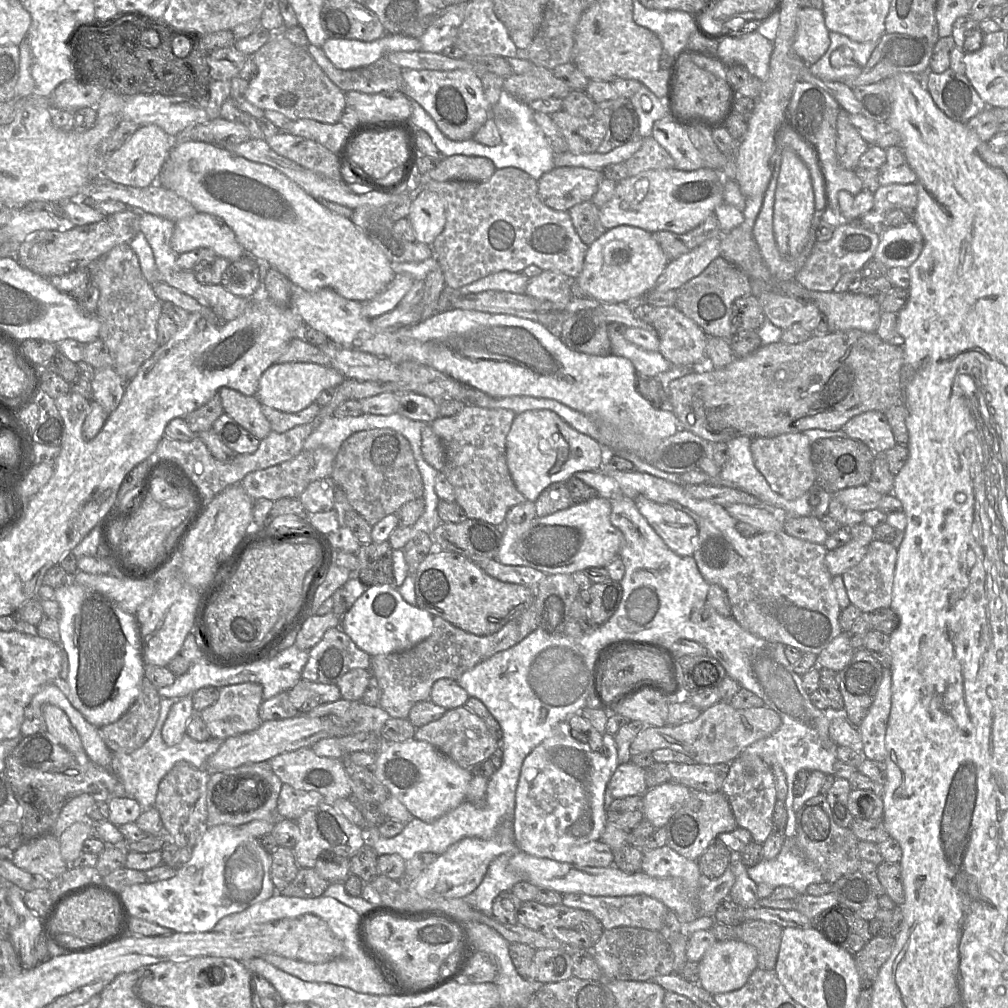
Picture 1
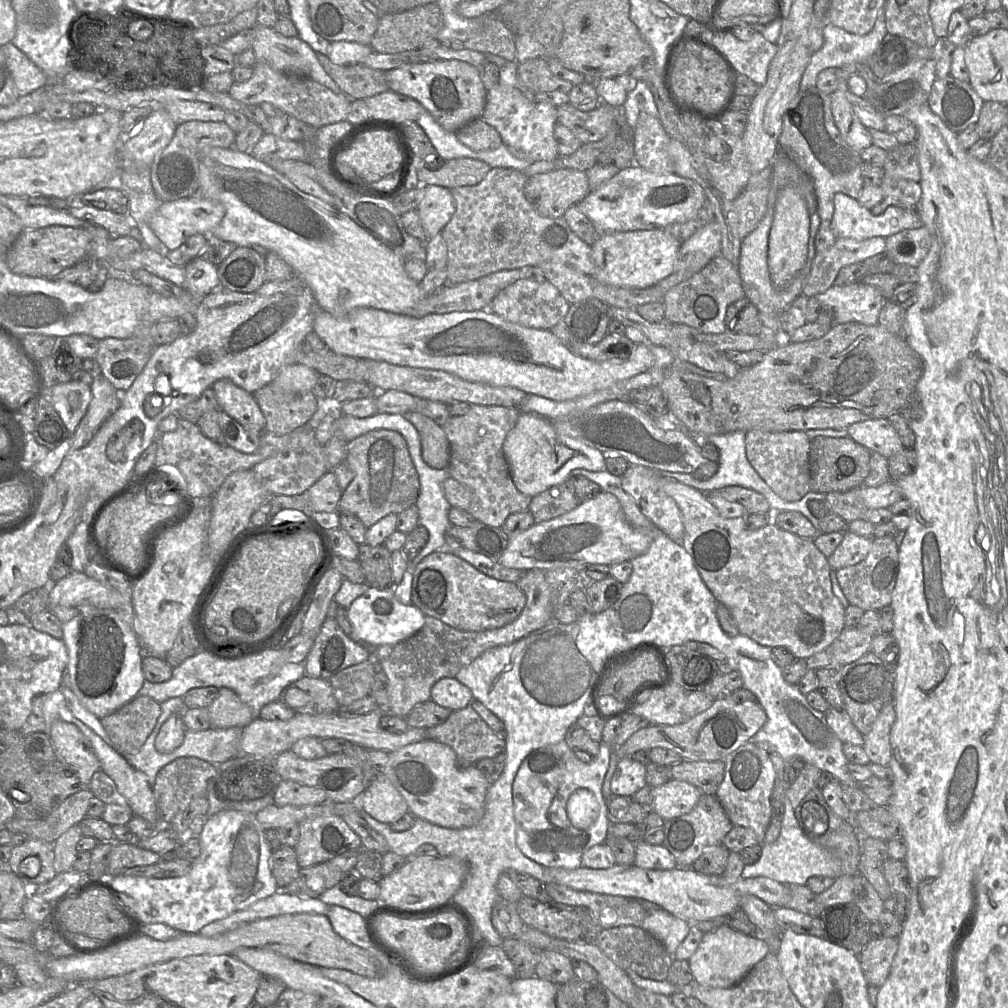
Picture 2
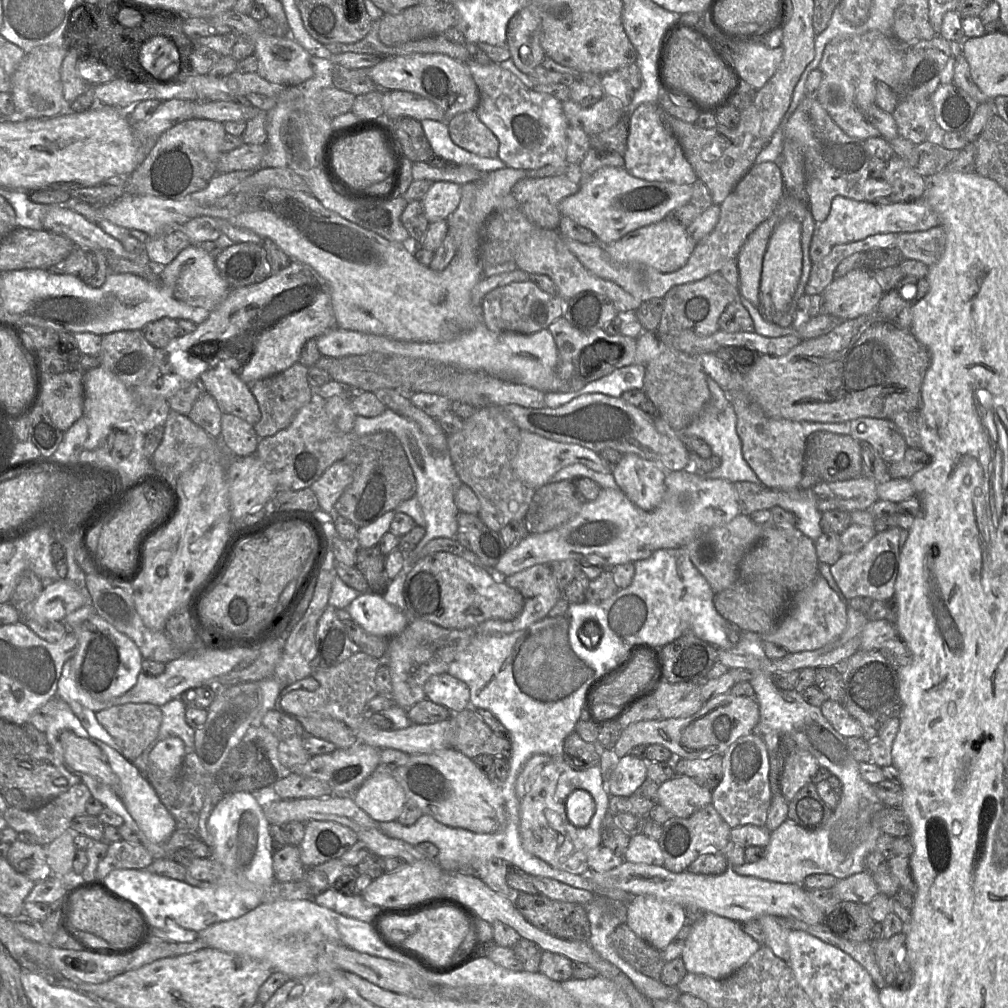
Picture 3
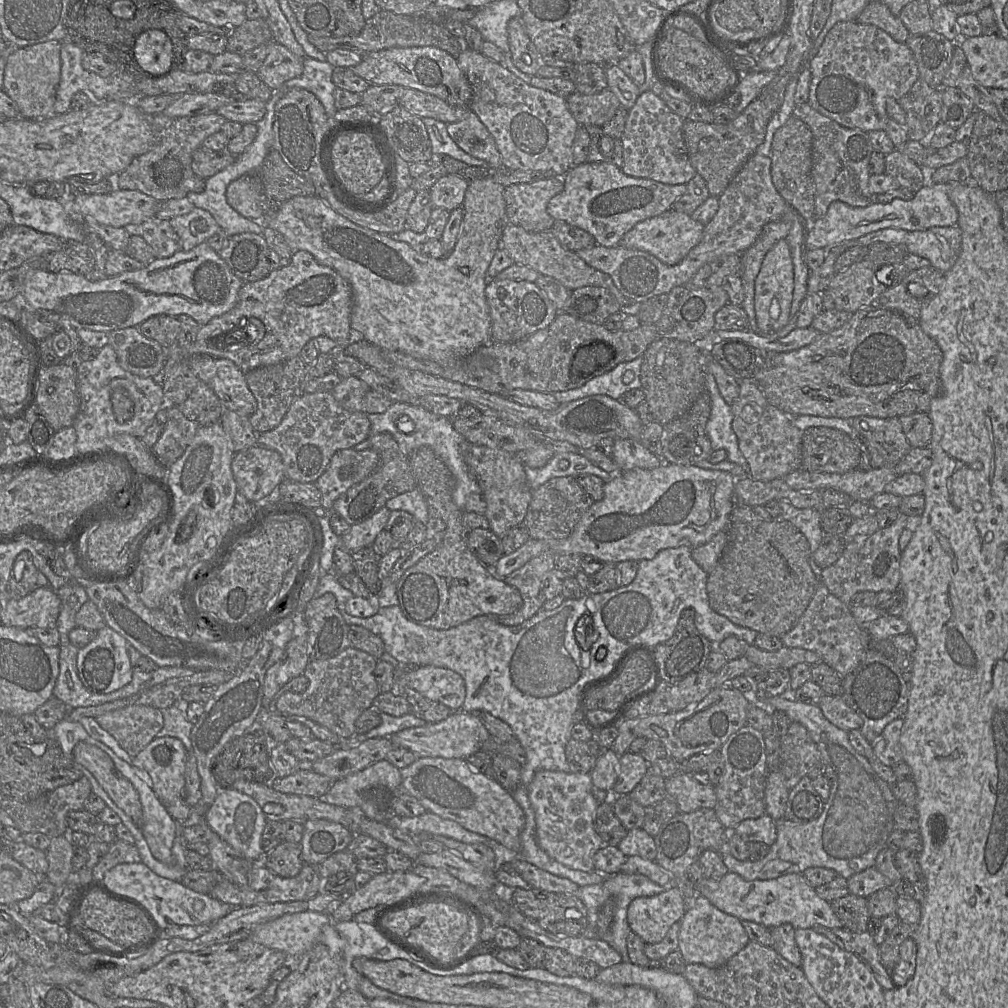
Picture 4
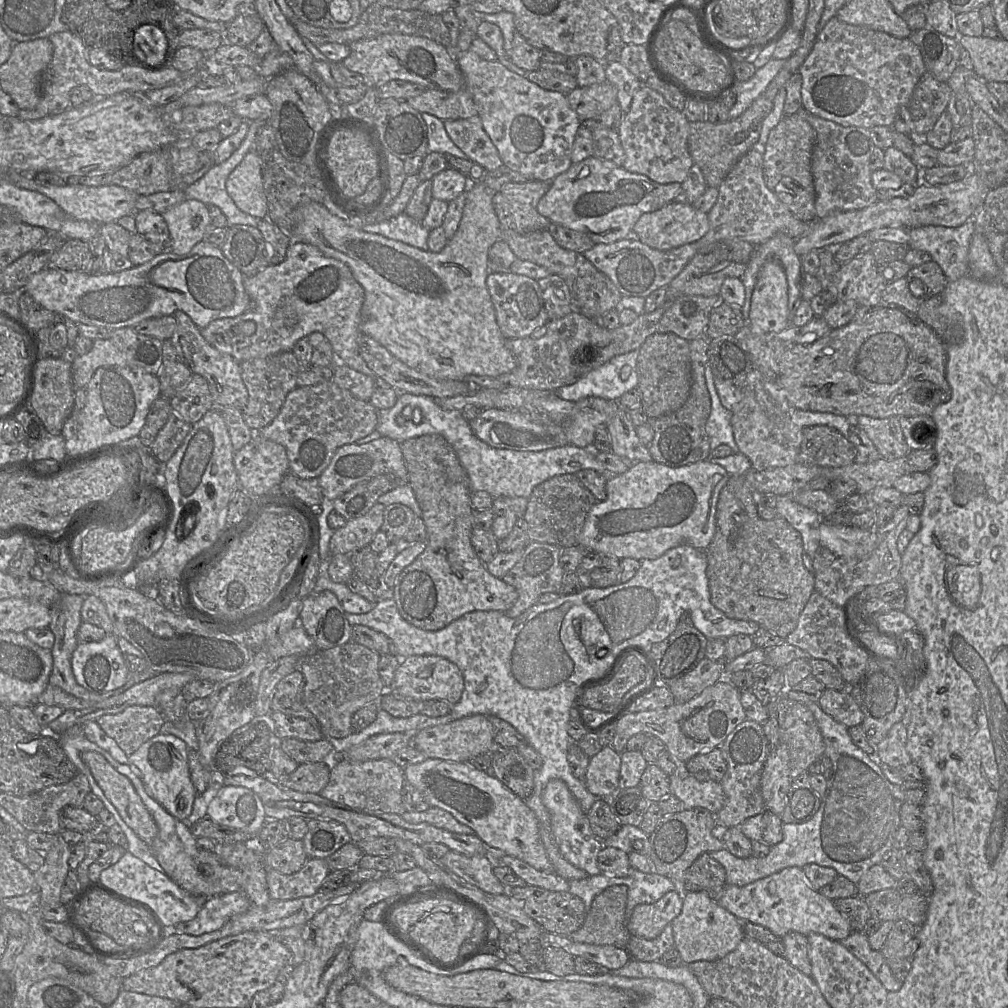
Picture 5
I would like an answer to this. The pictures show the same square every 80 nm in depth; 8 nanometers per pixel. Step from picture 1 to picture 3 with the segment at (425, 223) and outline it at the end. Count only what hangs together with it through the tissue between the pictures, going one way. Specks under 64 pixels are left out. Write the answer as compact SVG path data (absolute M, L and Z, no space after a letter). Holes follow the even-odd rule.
M447 181L433 182L421 199L429 223L447 219L461 200L461 186Z

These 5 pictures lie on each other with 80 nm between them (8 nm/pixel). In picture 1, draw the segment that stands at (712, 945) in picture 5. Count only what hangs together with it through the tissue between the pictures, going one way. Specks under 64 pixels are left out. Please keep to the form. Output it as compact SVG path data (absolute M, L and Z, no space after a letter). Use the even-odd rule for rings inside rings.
M716 941L699 962L699 985L711 995L741 989L758 968L757 950L741 941Z

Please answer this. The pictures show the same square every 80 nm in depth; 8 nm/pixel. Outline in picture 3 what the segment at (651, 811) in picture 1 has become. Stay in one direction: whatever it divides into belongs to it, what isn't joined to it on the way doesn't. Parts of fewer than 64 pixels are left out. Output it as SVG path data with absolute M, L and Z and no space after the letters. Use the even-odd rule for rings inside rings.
M674 775L658 788L658 804L674 817L687 818L712 804L712 791L685 775Z

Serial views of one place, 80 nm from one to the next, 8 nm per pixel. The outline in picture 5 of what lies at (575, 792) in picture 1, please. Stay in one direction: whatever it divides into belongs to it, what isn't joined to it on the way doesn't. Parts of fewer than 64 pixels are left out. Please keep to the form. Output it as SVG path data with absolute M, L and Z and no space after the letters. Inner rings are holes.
M550 780L542 792L542 802L550 814L551 828L562 857L589 876L602 874L597 857L603 842L592 832L587 815L574 798L565 782Z

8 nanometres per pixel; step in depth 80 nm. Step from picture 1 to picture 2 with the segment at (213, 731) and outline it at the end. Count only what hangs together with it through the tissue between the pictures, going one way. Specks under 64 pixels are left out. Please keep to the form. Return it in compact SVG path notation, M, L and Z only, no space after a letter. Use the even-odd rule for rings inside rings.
M229 688L218 690L208 712L211 727L216 729L244 728L254 720L251 709Z

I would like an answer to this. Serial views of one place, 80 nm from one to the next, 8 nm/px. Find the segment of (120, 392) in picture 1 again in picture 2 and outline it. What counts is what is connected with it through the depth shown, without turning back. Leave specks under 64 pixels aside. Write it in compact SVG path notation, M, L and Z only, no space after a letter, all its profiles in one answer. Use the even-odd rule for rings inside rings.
M103 375L93 378L90 388L92 399L83 424L98 430L119 407L121 394Z

